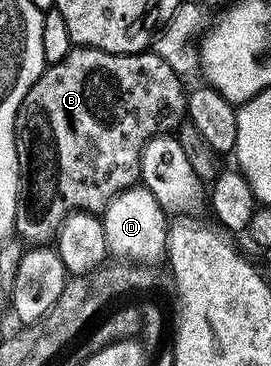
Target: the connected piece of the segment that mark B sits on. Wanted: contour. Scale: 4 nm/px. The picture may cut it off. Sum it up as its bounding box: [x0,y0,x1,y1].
[16,47,188,248]

